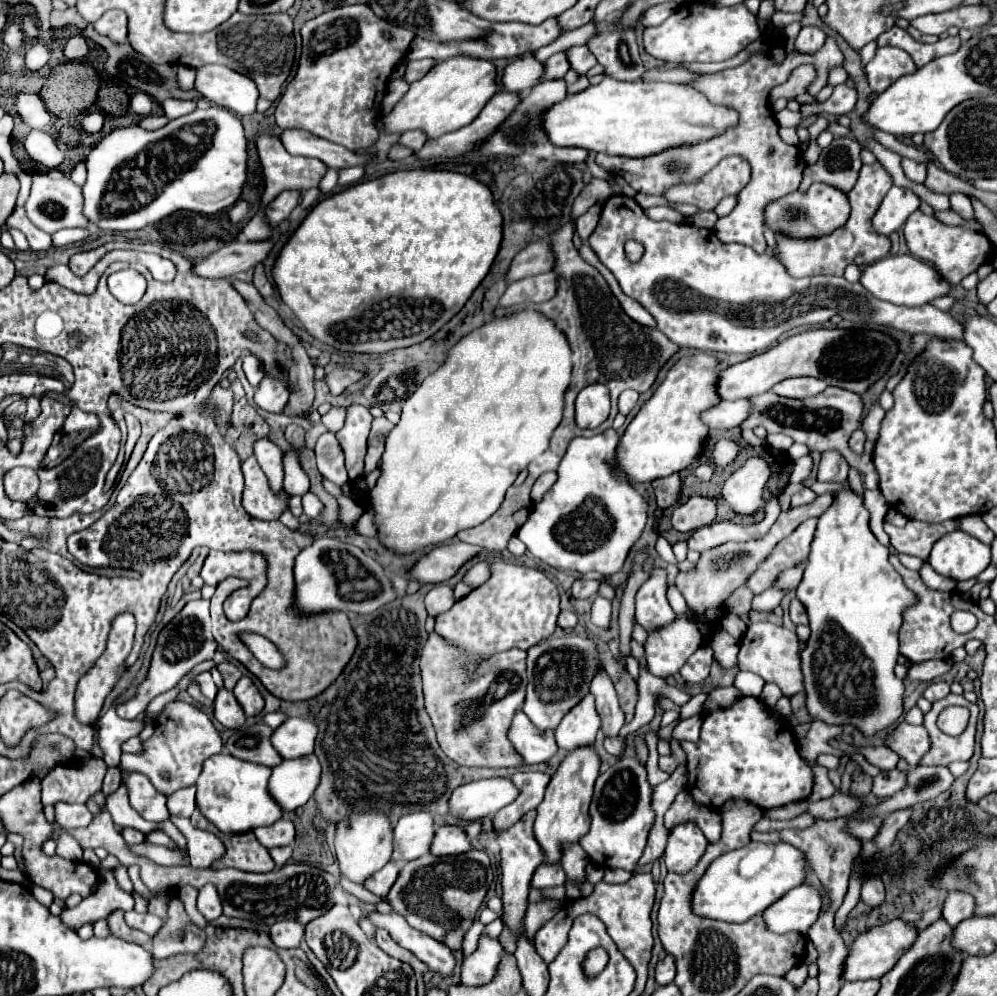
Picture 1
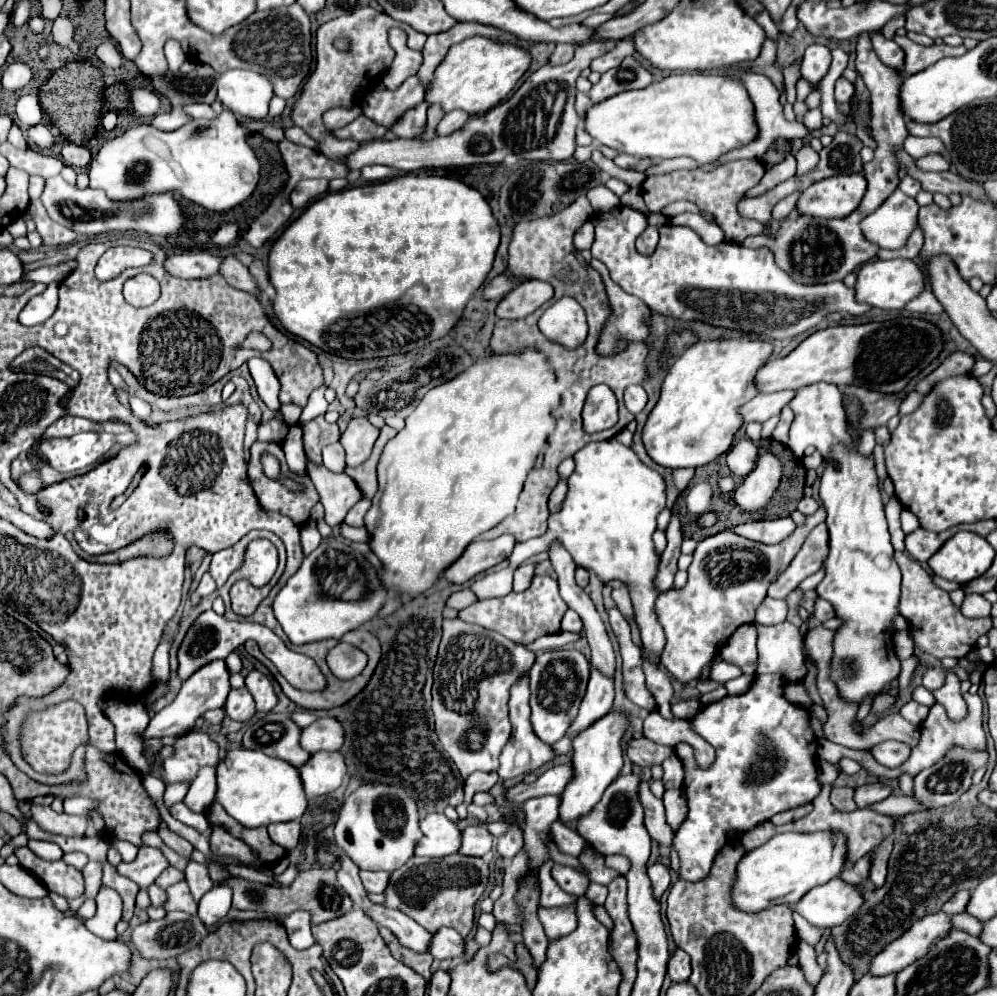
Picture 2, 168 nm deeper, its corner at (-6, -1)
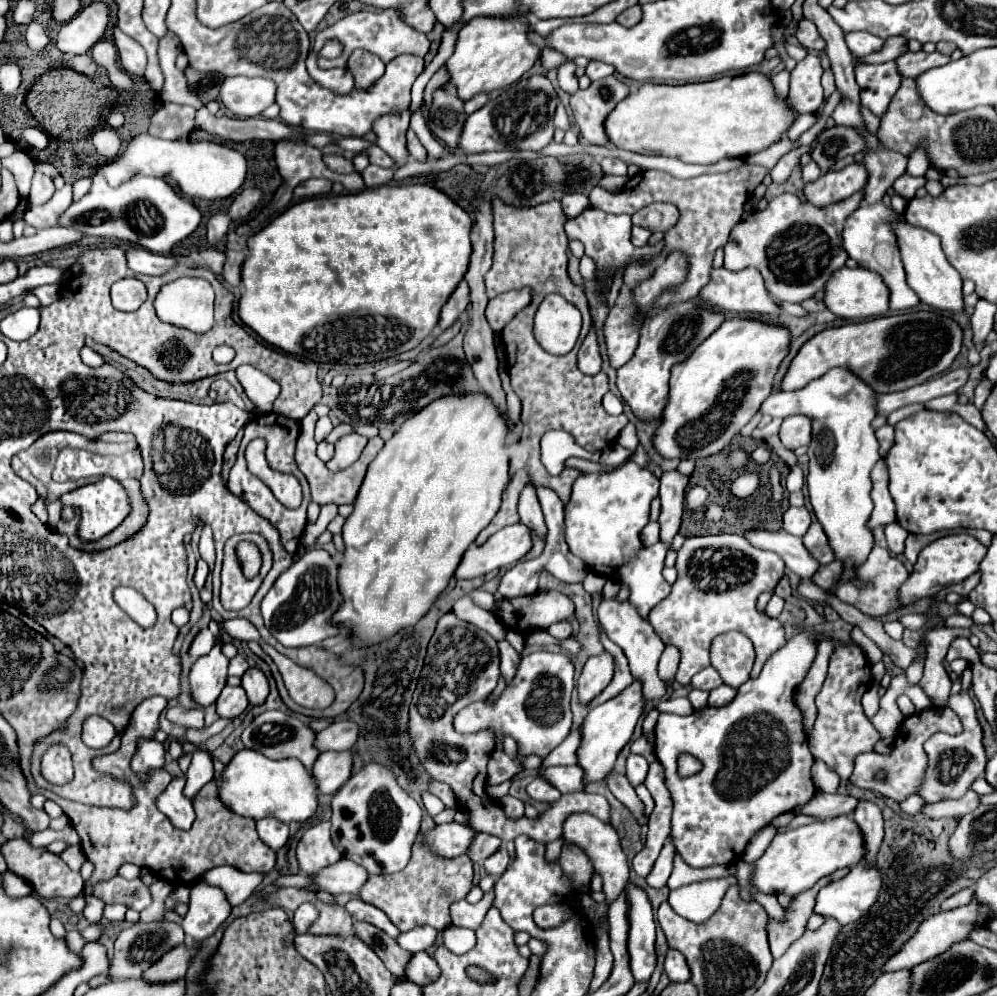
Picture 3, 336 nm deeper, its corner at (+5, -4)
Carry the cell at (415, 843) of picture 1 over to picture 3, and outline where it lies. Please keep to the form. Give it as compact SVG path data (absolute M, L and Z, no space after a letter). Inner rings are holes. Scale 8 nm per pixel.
M453 821L453 823L437 825L433 831L429 831L425 843L433 853L451 859L469 851L469 845L473 843L473 835L477 835L477 831Z

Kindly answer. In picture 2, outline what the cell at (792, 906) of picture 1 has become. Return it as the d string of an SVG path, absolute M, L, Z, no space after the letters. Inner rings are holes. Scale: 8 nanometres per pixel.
M834 878L804 894L794 906L794 912L798 912L816 928L834 928L850 918L860 904L860 890L840 878Z

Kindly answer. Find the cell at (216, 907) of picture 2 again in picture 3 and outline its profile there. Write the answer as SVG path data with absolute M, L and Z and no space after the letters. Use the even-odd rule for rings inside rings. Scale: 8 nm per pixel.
M203 881L190 889L189 911L183 917L183 931L191 941L203 941L211 937L219 925L231 915L231 903L219 887Z

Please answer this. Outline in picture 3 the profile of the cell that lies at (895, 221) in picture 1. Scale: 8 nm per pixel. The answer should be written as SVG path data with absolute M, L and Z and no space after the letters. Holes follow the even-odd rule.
M881 203L861 205L857 211L853 211L845 219L845 227L843 227L843 249L863 269L875 271L875 273L879 273L883 277L885 285L889 287L889 309L891 311L905 311L905 309L917 307L919 297L905 283L905 271L903 271L903 263L899 259L899 247L897 247L893 229L889 225L891 219L893 219L893 213L889 211L889 207L885 207Z

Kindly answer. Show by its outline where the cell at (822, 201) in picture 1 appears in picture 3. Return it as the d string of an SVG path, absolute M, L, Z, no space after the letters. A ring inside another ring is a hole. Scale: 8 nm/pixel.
M851 163L841 171L825 173L817 181L809 183L805 187L805 197L817 207L831 205L861 191L865 187L867 177L869 175L865 173L865 167L861 163Z

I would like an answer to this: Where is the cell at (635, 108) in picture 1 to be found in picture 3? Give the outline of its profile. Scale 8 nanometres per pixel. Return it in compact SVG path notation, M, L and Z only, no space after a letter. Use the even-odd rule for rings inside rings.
M745 73L745 75L739 75L739 77L721 77L721 79L713 79L713 81L703 81L703 83L687 83L687 85L653 85L653 83L643 83L635 93L627 95L615 109L613 113L607 117L607 123L605 123L605 129L607 129L607 135L611 139L613 145L617 145L619 149L627 149L627 151L633 151L633 153L643 153L643 155L665 155L665 157L675 157L675 159L681 159L685 163L697 163L697 165L715 165L717 161L721 159L741 159L741 157L747 157L747 155L755 155L767 147L771 147L773 143L777 143L785 133L787 129L791 127L793 119L797 117L797 113L791 109L787 97L777 97L775 95L775 87L771 83L771 79L763 73Z

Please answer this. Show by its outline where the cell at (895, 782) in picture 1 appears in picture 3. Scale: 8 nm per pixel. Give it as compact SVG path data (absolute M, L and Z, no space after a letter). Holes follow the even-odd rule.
M817 793L811 801L797 807L795 813L803 813L815 819L829 819L837 815L851 815L857 807L857 799L851 795L839 795L839 793Z

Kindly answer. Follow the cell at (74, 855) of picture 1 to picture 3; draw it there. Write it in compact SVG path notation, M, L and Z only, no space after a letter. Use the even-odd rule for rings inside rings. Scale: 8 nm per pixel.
M71 845L69 849L65 849L65 851L61 853L61 859L63 859L73 871L79 871L81 865L83 865L83 861L85 861L85 853L83 853L81 845Z

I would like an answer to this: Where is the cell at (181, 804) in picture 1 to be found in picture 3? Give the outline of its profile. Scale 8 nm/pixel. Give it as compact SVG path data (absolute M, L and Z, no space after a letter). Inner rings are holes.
M195 751L191 767L187 771L187 785L185 785L185 795L193 799L193 795L213 779L213 757L207 751Z

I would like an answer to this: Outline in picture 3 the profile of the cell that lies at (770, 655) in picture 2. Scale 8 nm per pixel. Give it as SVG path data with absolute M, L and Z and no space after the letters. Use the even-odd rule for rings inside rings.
M717 533L717 535L699 535L699 537L687 537L683 547L677 551L677 581L673 583L673 591L669 597L665 597L661 603L657 603L651 613L649 613L649 621L655 629L655 633L663 639L665 645L675 645L681 651L681 663L679 663L679 671L675 681L681 685L689 685L691 677L695 673L699 673L701 669L709 667L709 647L711 641L727 631L741 631L745 633L757 651L757 659L753 665L753 673L751 677L755 679L761 673L763 663L785 645L785 631L783 625L777 619L765 617L761 615L755 605L757 605L757 597L763 591L775 591L777 583L781 581L781 577L785 575L785 563L779 555L775 553L755 553L755 547L741 535L735 533Z

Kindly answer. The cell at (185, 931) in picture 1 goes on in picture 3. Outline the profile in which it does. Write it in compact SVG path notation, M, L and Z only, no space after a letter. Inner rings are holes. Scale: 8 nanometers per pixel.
M157 921L157 923L135 923L129 929L123 929L115 941L115 955L111 959L111 967L107 975L111 979L129 979L129 977L141 977L157 959L161 959L169 949L175 945L181 945L185 939L185 933L181 925L171 921Z

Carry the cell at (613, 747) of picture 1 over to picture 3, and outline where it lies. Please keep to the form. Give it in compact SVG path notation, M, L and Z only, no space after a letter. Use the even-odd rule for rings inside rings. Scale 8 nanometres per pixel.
M629 755L629 759L627 759L627 779L633 787L637 787L645 781L647 769L649 769L649 763L645 761L645 757Z

